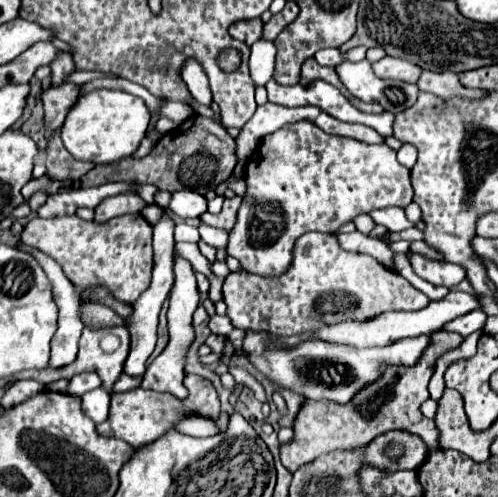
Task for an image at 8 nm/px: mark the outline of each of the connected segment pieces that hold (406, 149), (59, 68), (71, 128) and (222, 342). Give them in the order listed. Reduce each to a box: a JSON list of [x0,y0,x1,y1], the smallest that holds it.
[[398,144,416,170],[52,52,74,86],[60,88,150,164],[204,334,226,354]]

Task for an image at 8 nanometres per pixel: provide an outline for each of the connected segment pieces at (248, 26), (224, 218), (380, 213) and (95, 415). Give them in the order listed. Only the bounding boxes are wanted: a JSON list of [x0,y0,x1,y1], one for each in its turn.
[[228,18,262,46],[202,196,240,232],[369,207,414,232],[80,388,110,424]]

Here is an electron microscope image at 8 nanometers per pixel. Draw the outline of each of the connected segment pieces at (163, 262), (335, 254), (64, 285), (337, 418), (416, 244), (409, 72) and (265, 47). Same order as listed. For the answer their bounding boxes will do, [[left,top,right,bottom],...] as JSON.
[[124,210,174,376],[224,232,428,334],[20,246,84,368],[280,330,464,472],[410,241,445,261],[372,56,422,84],[250,40,276,86]]

